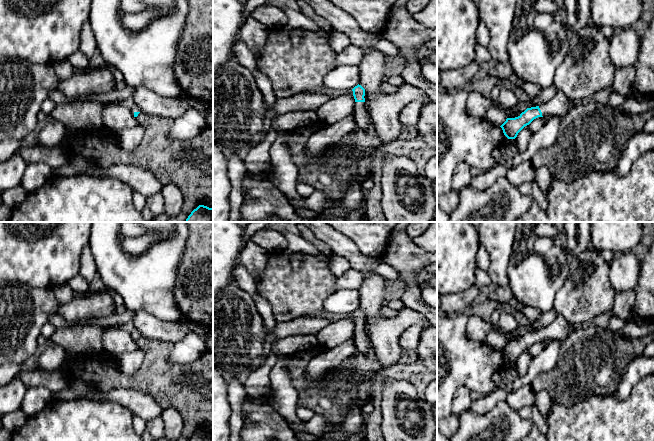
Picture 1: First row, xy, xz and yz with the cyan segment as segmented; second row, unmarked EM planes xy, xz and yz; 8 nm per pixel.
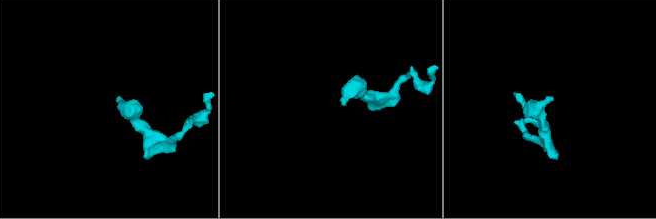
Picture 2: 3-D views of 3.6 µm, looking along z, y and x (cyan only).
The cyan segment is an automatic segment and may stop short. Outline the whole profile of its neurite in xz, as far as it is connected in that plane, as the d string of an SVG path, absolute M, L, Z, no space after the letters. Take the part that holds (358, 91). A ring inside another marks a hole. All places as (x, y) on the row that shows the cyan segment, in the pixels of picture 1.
M361 85L355 86L353 89L353 96L355 99L353 117L356 122L357 128L366 130L370 122L370 115L365 110L365 89Z

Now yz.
M560 90L548 102L536 107L527 108L518 117L507 118L500 126L508 139L515 139L518 133L538 117L564 116L574 105L575 101L569 99Z

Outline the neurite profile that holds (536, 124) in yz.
M538 117L534 119L529 125L531 134L535 134L548 121L549 117Z

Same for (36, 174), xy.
M29 163L21 180L21 185L28 192L42 187L51 176L51 170L45 163Z

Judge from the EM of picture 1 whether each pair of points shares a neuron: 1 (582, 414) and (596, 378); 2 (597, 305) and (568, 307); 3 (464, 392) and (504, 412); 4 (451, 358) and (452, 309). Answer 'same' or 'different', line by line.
1: different
2: same
3: different
4: different

